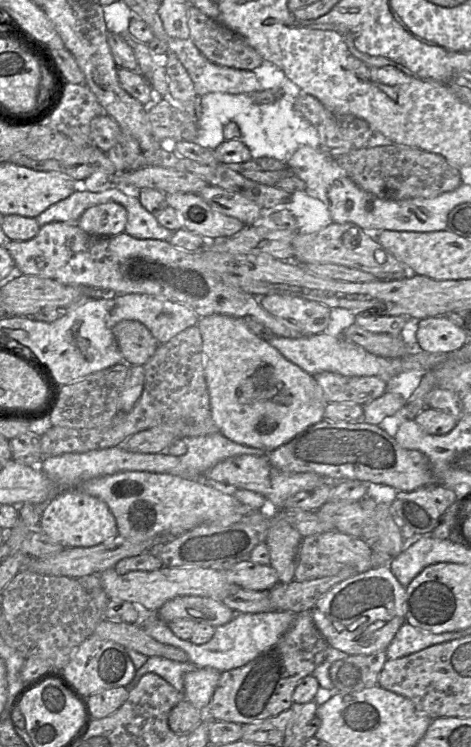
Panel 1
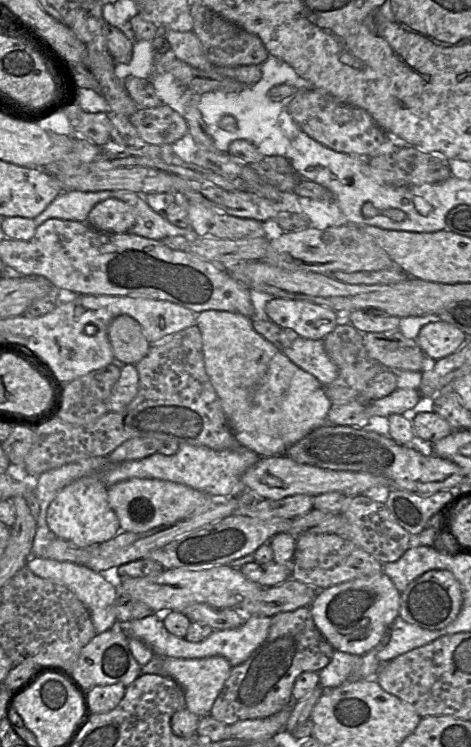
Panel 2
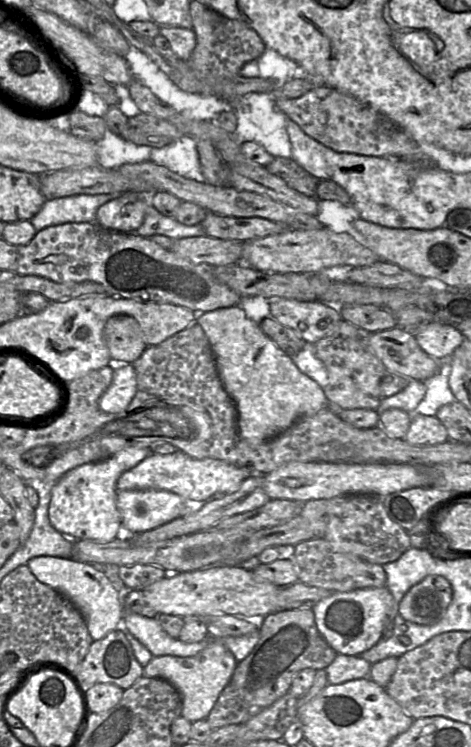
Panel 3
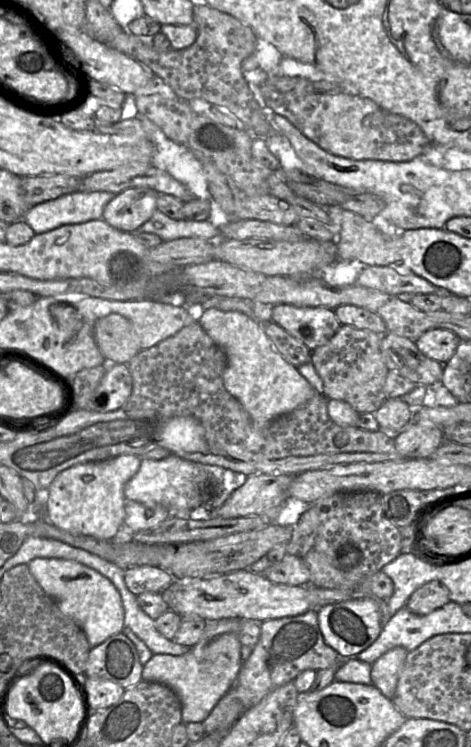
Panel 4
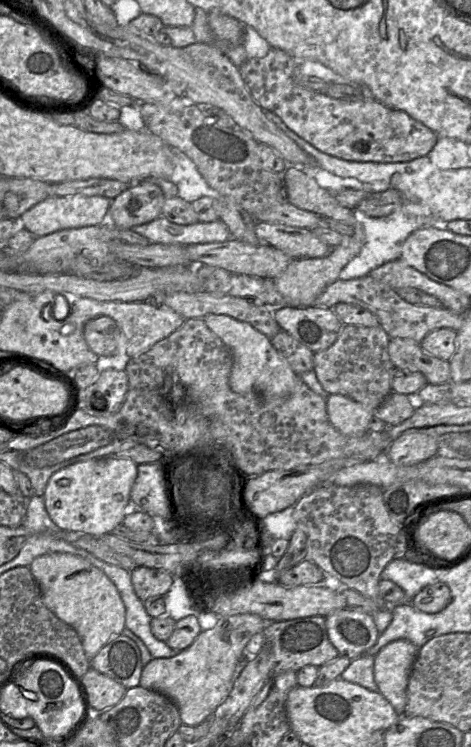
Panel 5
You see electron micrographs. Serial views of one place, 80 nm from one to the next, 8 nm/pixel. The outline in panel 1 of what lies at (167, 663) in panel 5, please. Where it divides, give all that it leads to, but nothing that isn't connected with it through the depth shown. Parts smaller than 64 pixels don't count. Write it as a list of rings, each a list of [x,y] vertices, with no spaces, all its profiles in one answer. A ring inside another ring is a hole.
[[[202,668],[187,673],[184,676],[184,698],[196,708],[207,711],[221,673],[213,668]]]

